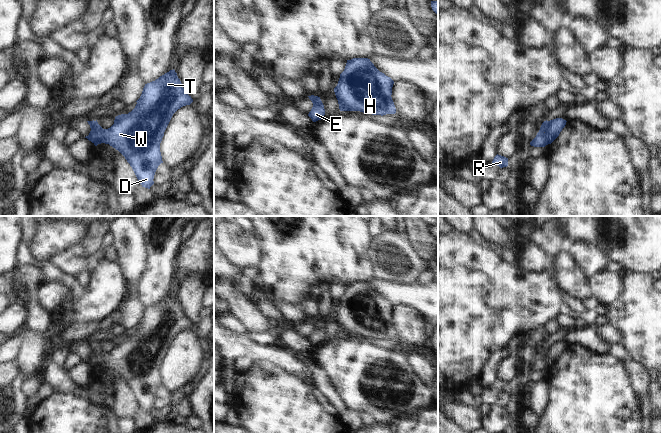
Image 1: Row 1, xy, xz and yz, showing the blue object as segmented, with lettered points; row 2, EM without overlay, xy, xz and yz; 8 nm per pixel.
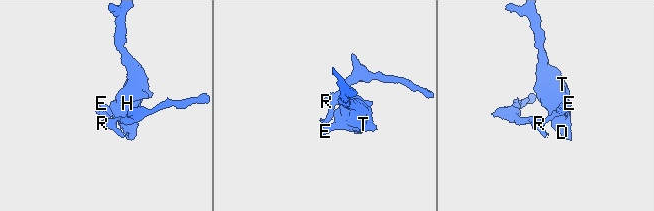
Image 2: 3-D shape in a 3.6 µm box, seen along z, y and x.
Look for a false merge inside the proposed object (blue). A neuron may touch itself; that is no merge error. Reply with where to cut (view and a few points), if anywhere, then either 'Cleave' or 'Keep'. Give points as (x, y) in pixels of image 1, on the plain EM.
Split along yz (547, 345), (547, 351), (544, 355). Cleave.

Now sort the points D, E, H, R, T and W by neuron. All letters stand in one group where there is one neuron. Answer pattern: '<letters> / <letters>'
D E H T W / R

